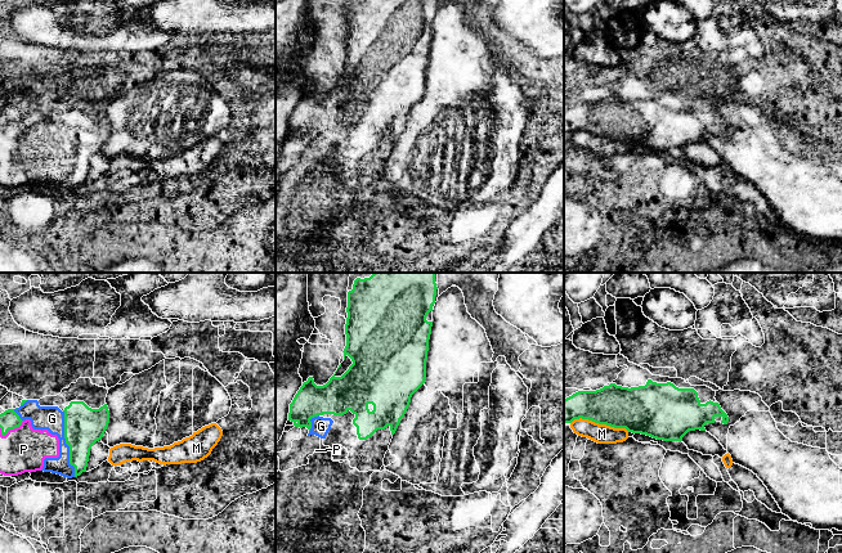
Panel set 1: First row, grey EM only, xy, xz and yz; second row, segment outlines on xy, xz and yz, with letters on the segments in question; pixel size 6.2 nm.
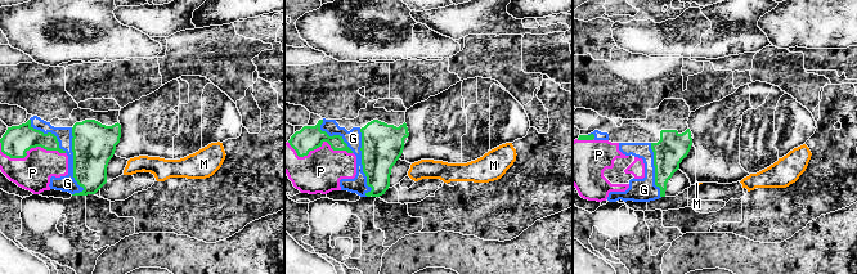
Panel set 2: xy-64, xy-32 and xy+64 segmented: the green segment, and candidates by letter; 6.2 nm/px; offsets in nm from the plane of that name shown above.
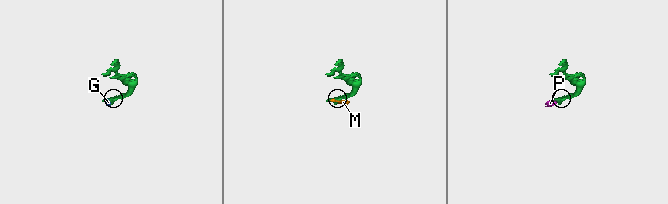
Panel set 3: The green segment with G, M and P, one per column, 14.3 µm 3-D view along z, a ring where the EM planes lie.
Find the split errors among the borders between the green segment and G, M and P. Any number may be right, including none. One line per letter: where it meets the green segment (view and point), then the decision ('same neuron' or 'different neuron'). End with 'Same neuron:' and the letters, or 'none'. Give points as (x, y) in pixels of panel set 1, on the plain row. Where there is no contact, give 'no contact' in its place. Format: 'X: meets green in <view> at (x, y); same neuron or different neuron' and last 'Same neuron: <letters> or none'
G: meets green in xy at (66, 154); same neuron
M: meets green in yz at (600, 135); different neuron
P: meets green in xy at (12, 140); same neuron
Same neuron: G, P

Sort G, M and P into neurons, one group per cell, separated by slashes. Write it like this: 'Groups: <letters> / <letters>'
Groups: G P / M

